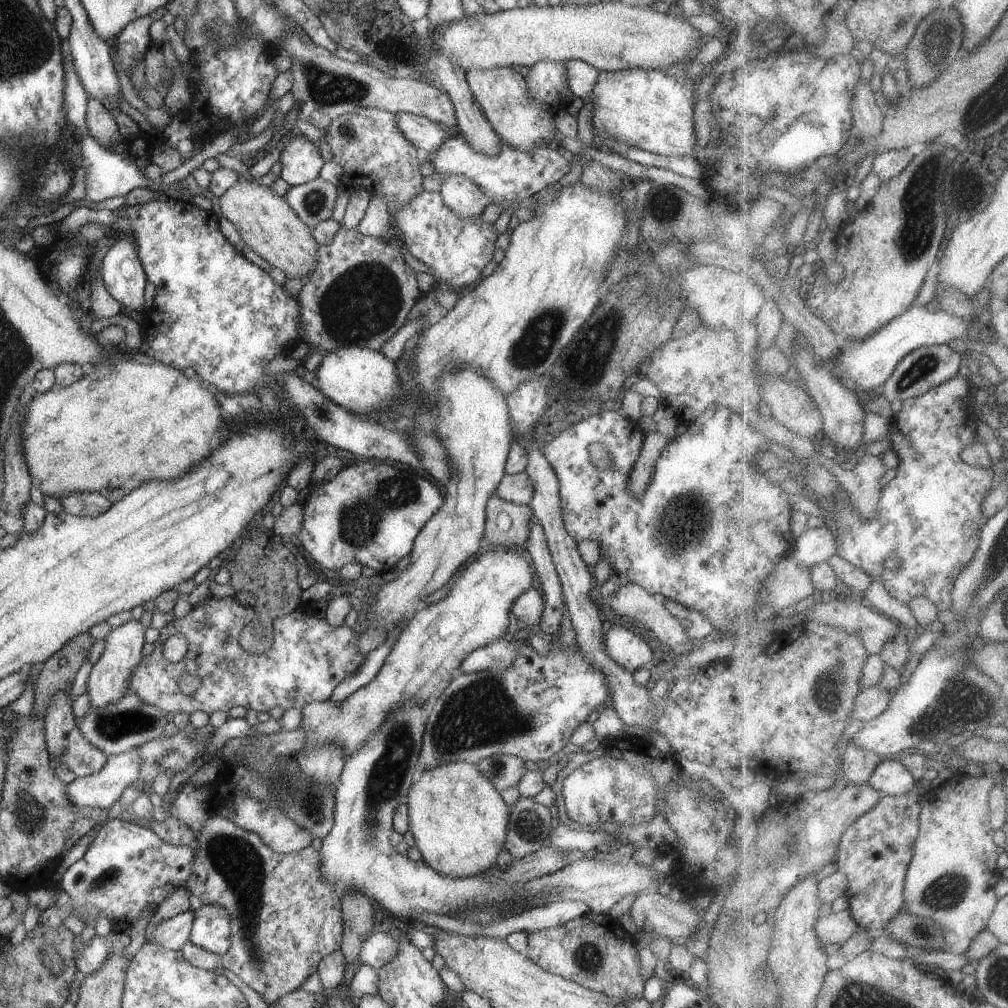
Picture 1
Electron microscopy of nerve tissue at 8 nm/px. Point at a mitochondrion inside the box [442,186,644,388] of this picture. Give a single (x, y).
(539, 341)

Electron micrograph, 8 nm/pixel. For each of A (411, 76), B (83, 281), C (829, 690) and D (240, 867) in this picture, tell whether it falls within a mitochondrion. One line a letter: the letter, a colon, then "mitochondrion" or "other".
A: other
B: other
C: mitochondrion
D: mitochondrion

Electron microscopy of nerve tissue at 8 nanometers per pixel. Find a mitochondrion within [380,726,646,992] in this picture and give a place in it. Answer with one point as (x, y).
(587, 957)

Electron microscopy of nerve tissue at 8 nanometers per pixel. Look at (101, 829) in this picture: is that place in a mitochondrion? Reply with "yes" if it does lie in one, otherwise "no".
no

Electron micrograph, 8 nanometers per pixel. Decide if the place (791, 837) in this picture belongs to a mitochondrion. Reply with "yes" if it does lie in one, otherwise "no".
yes

